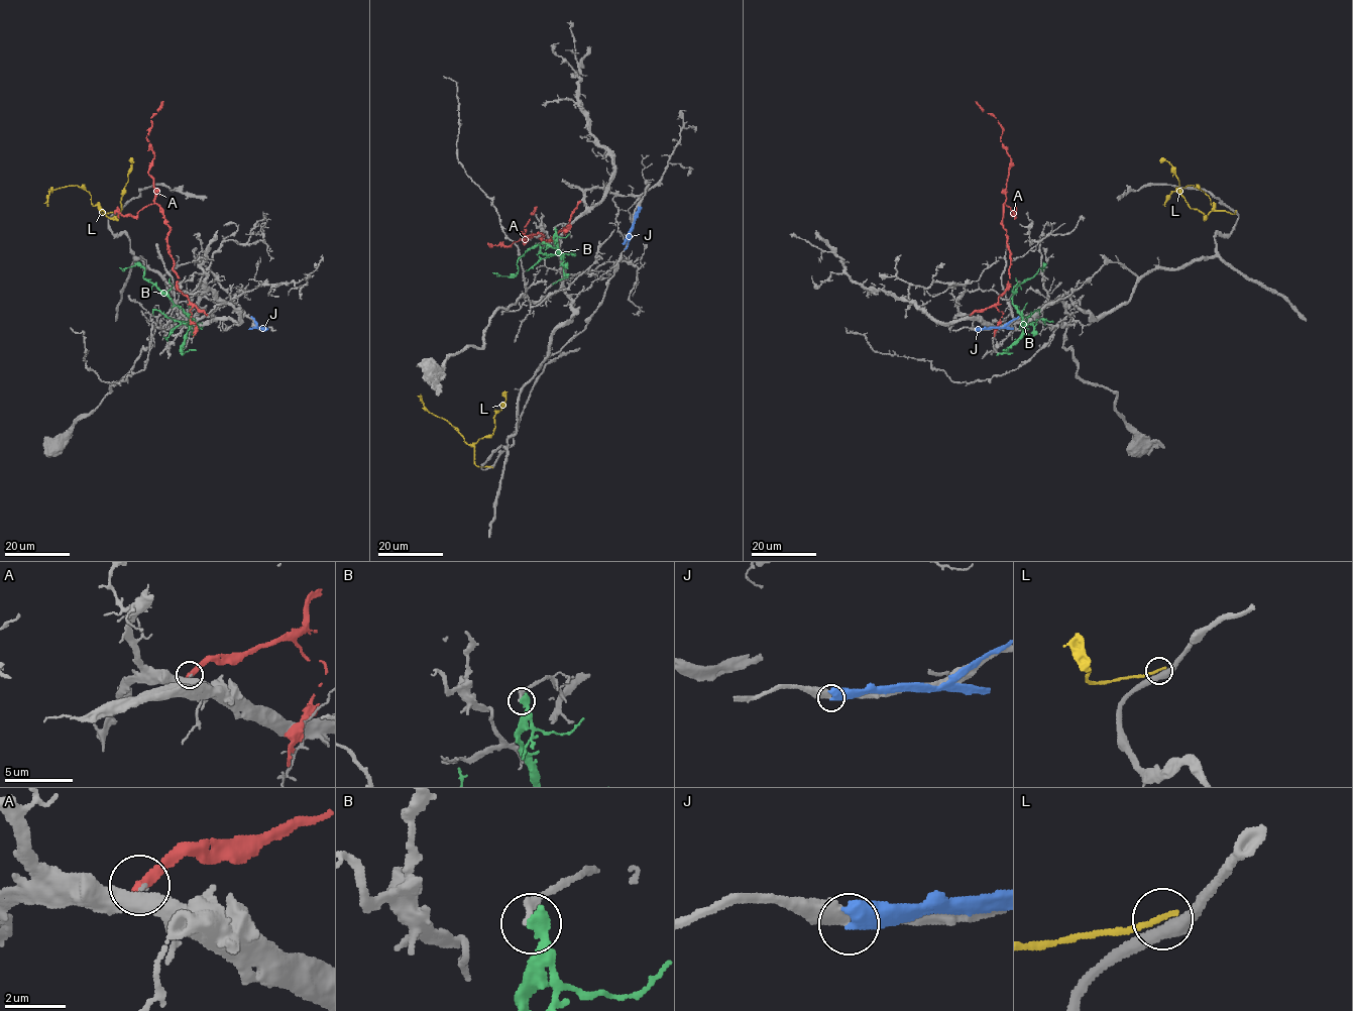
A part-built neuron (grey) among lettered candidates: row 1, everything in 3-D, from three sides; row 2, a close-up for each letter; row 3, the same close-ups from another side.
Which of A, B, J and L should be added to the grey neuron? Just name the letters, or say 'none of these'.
none of these

